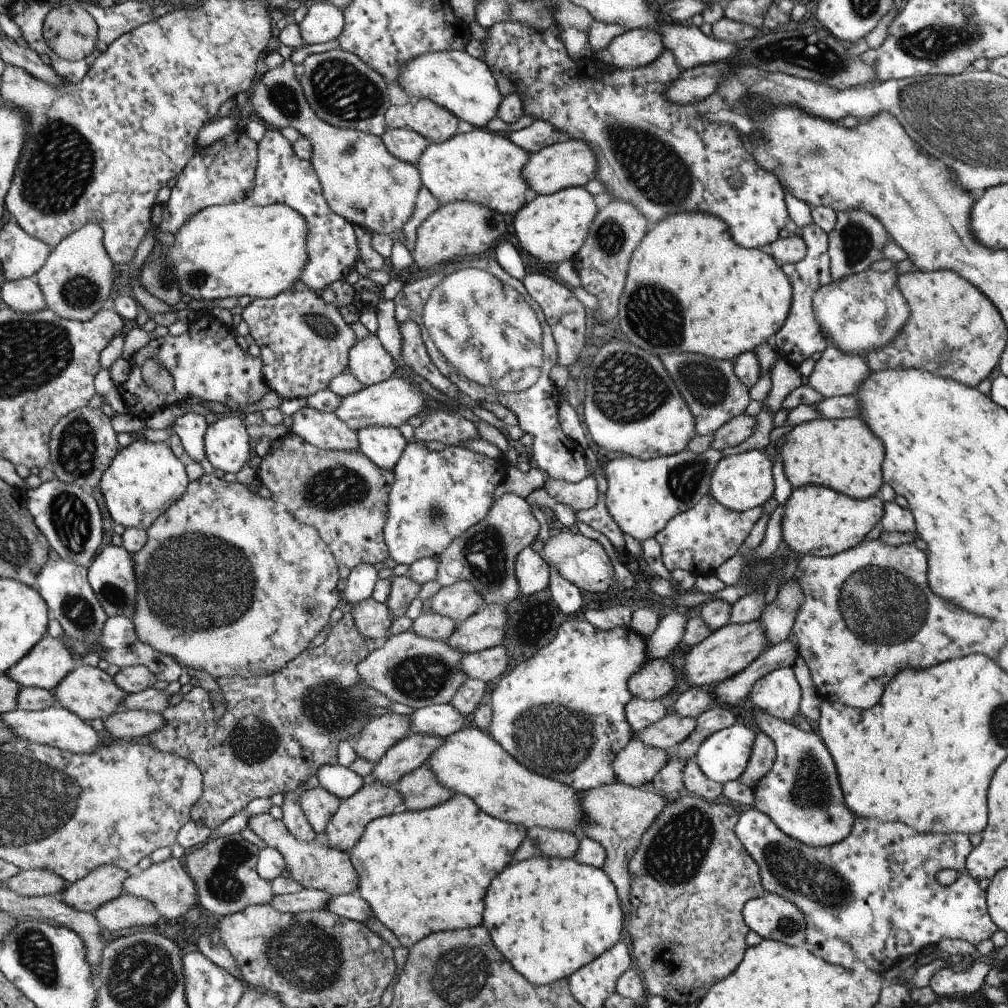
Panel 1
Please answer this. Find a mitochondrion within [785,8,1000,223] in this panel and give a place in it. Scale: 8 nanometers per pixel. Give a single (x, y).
(932, 43)

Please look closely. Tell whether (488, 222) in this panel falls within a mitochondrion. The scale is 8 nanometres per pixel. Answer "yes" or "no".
yes

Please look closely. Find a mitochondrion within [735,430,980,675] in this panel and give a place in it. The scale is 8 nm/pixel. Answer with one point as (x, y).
(878, 605)

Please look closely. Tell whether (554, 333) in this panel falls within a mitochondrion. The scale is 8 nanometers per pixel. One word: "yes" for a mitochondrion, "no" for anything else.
no

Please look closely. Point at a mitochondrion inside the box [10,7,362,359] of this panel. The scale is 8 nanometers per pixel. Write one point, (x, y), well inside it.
(52, 181)

